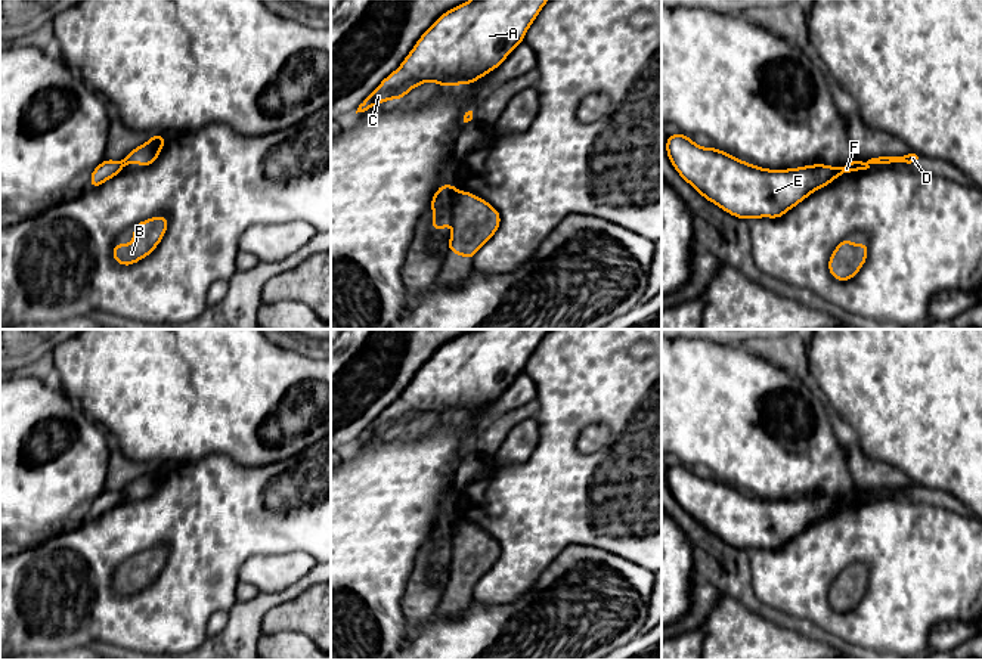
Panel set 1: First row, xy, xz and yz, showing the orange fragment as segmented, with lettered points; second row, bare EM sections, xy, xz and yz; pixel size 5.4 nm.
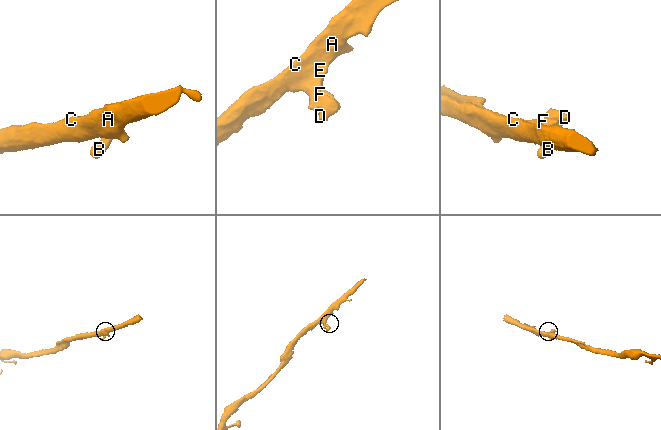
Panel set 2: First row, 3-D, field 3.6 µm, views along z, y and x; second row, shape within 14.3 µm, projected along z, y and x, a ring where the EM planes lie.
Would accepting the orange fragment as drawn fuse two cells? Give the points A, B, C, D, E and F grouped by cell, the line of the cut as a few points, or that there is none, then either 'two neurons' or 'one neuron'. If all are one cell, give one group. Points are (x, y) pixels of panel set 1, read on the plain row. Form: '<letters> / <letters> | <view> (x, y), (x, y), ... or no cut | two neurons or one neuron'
A C E F / B D | xz (457, 521), (452, 530), (449, 552) | two neurons

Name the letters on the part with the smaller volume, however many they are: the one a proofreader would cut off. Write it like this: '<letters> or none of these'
B, D

